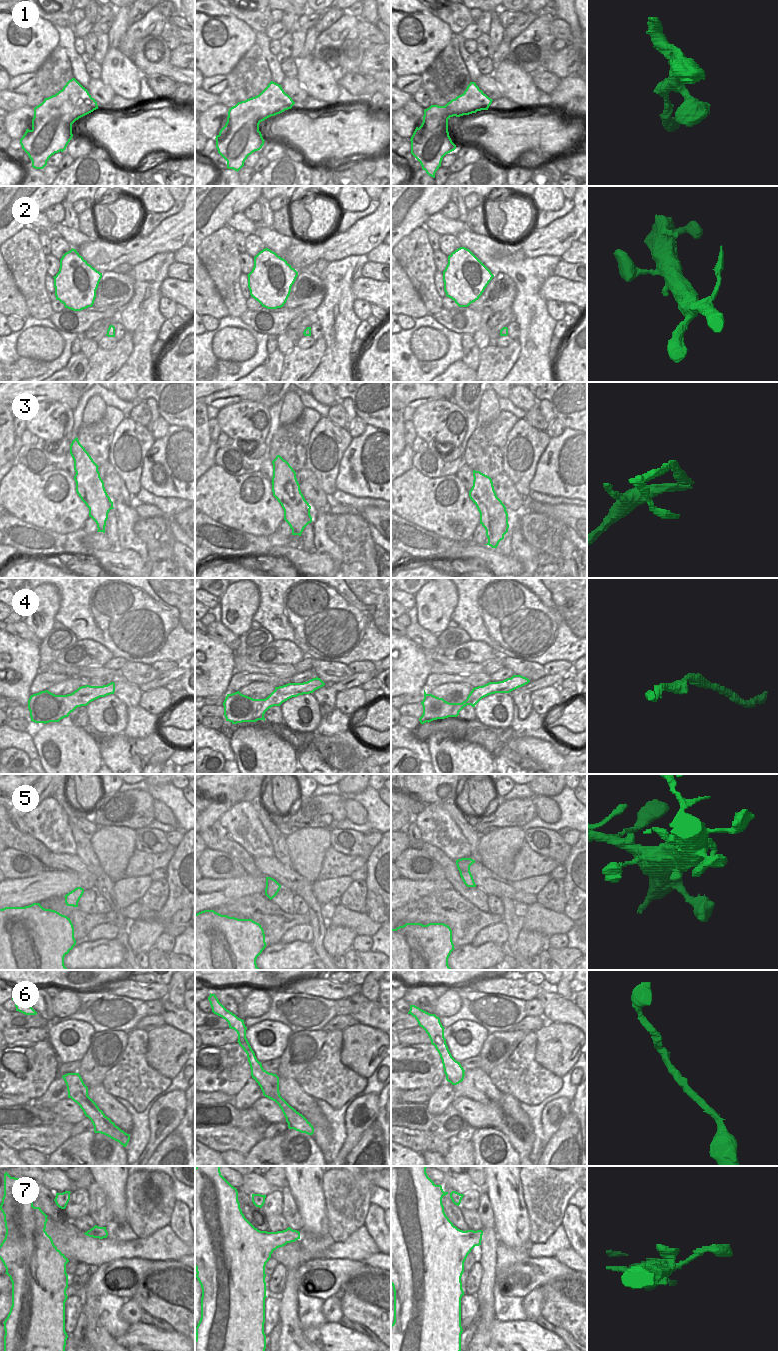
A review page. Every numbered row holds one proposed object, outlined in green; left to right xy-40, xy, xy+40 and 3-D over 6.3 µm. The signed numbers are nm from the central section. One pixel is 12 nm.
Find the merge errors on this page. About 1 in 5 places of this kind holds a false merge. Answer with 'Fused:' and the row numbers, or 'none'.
Fused: 3

